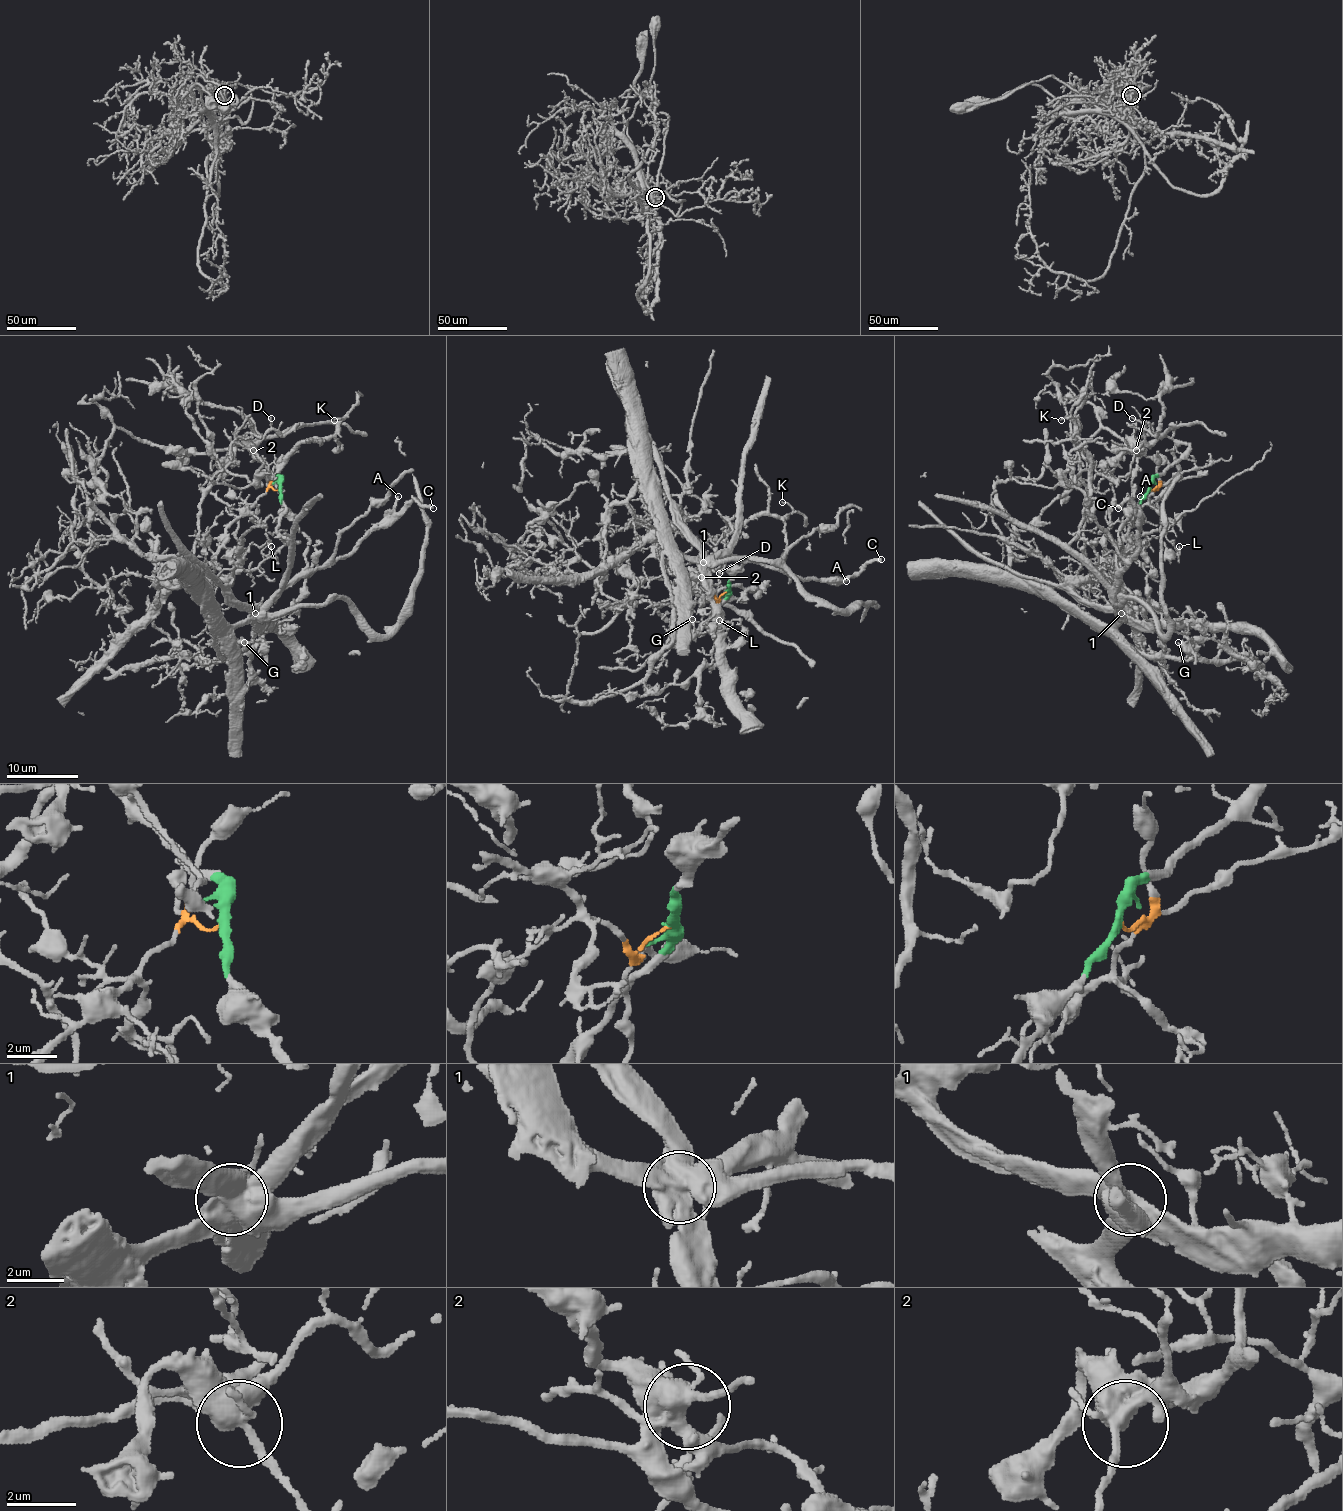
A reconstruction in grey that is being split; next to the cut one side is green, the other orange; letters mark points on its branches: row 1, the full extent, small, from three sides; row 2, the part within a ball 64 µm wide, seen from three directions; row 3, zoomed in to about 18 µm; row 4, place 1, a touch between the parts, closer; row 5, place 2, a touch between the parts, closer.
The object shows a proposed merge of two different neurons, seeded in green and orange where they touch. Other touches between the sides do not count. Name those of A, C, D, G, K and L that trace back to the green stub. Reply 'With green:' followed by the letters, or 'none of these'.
With green: A, C, D, K

